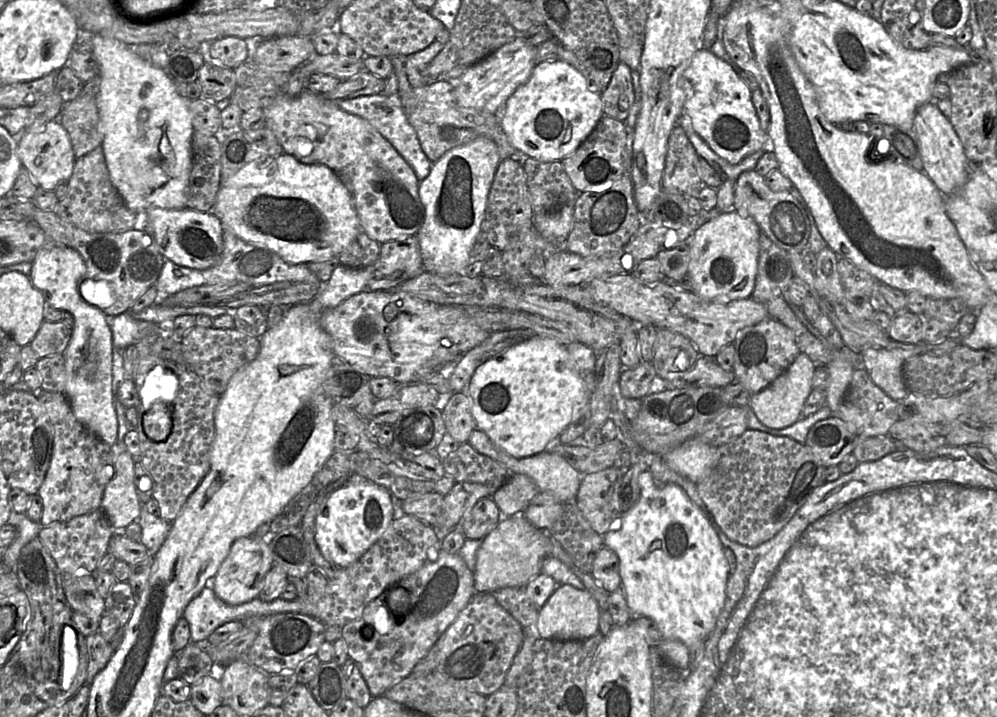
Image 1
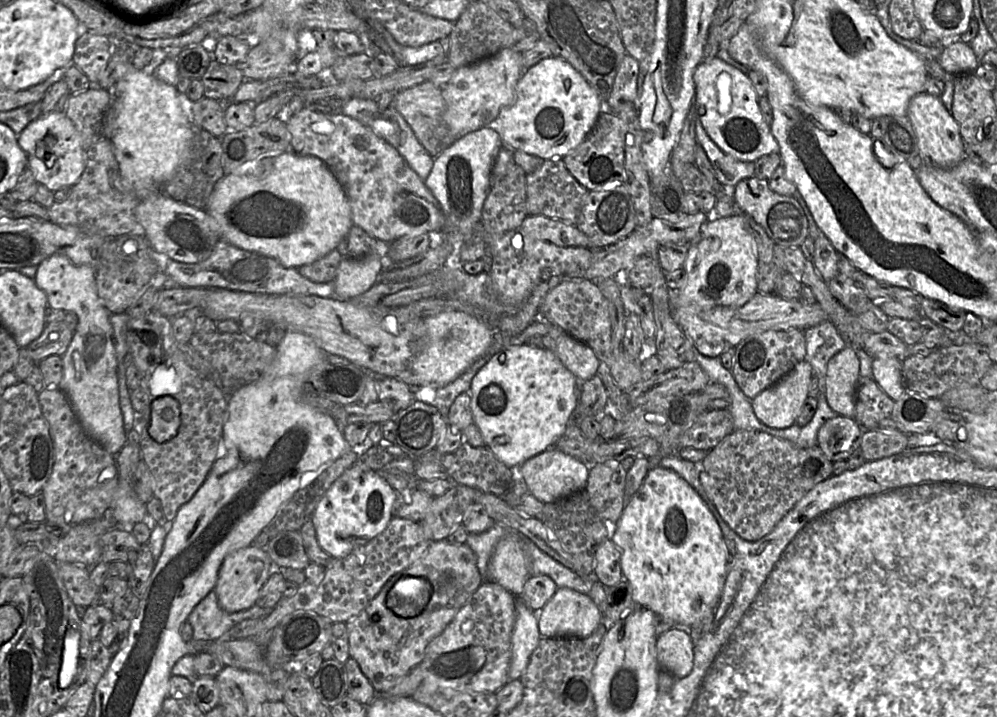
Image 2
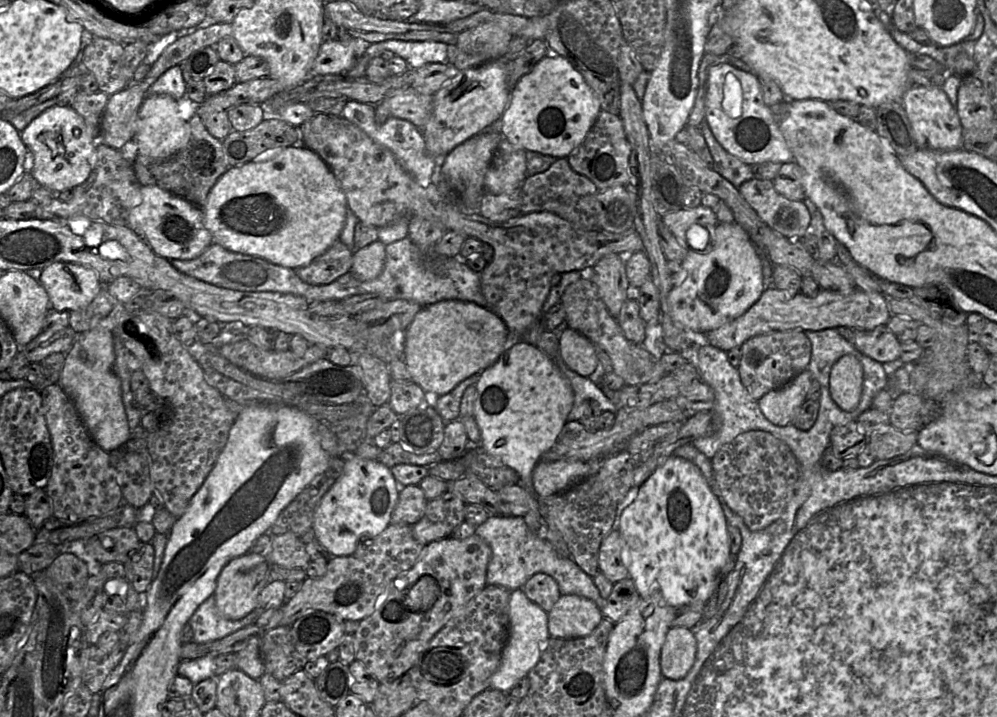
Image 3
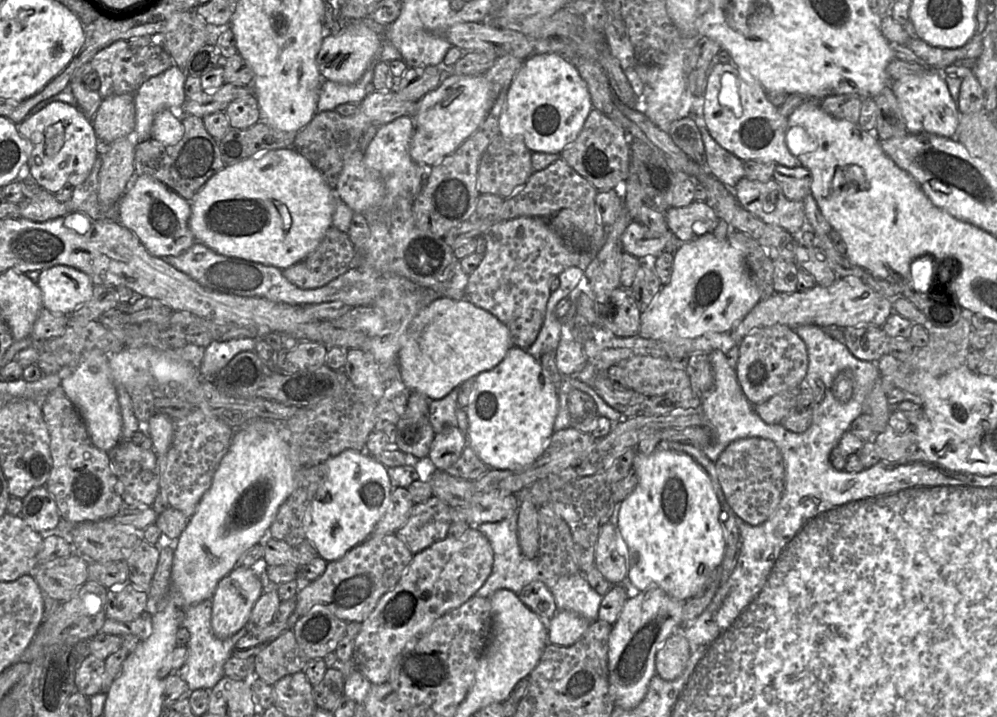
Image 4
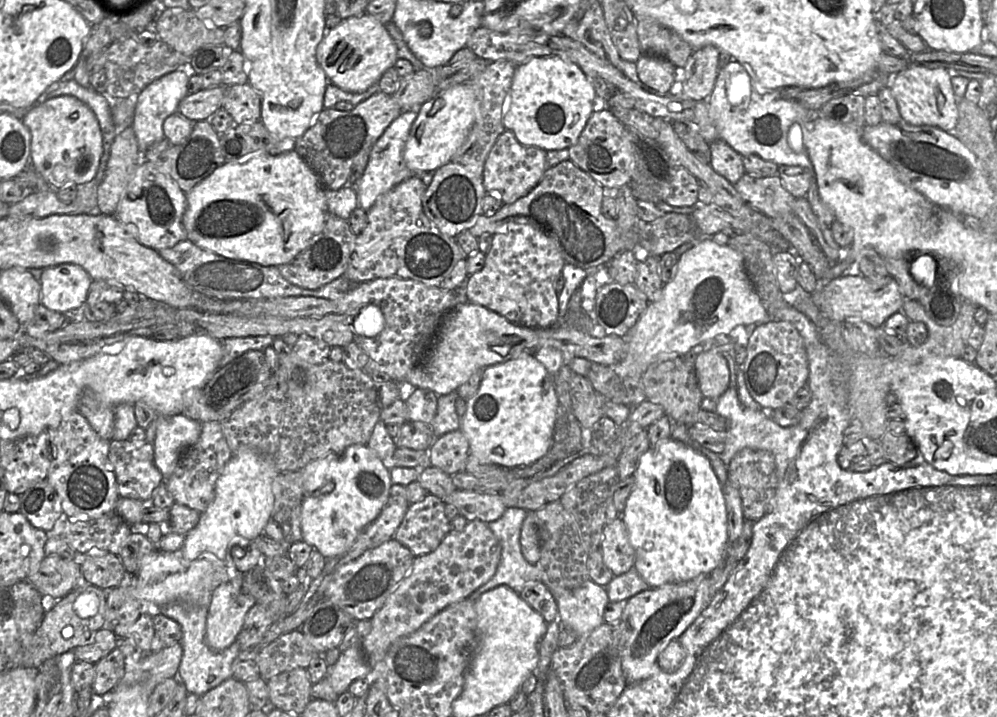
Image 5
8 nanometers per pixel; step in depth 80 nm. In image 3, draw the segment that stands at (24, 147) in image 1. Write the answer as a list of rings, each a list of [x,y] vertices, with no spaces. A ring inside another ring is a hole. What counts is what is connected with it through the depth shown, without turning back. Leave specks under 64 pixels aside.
[[[57,104],[34,118],[21,132],[21,140],[33,156],[31,175],[56,194],[83,183],[93,167],[97,142],[88,133],[84,119],[69,105]]]

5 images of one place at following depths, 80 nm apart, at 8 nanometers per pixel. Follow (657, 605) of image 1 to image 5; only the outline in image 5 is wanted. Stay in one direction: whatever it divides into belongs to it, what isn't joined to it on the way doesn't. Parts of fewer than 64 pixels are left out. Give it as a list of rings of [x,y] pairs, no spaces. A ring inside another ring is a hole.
[[[668,438],[650,447],[641,456],[637,469],[632,476],[634,476],[635,484],[627,499],[624,511],[619,516],[621,516],[626,526],[629,541],[635,551],[634,568],[649,587],[654,588],[667,583],[686,582],[699,575],[709,574],[713,571],[725,557],[726,553],[728,553],[728,528],[727,510],[723,490],[710,461],[705,456],[694,451],[688,445],[675,439]]]

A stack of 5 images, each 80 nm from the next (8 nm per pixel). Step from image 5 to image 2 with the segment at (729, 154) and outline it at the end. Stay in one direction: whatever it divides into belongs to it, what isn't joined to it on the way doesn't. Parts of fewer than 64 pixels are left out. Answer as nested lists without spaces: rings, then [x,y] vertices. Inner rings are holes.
[[[698,118],[695,133],[697,144],[705,150],[716,179],[723,187],[734,188],[739,181],[754,176],[755,162],[739,161],[724,153],[709,137]]]

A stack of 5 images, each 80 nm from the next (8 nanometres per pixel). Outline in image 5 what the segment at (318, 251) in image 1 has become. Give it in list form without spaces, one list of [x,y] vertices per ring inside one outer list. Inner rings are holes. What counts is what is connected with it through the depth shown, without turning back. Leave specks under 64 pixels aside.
[[[295,151],[258,153],[245,163],[226,162],[199,182],[187,194],[182,224],[187,240],[225,258],[280,266],[291,262],[323,229],[328,208],[325,189],[317,175]]]

